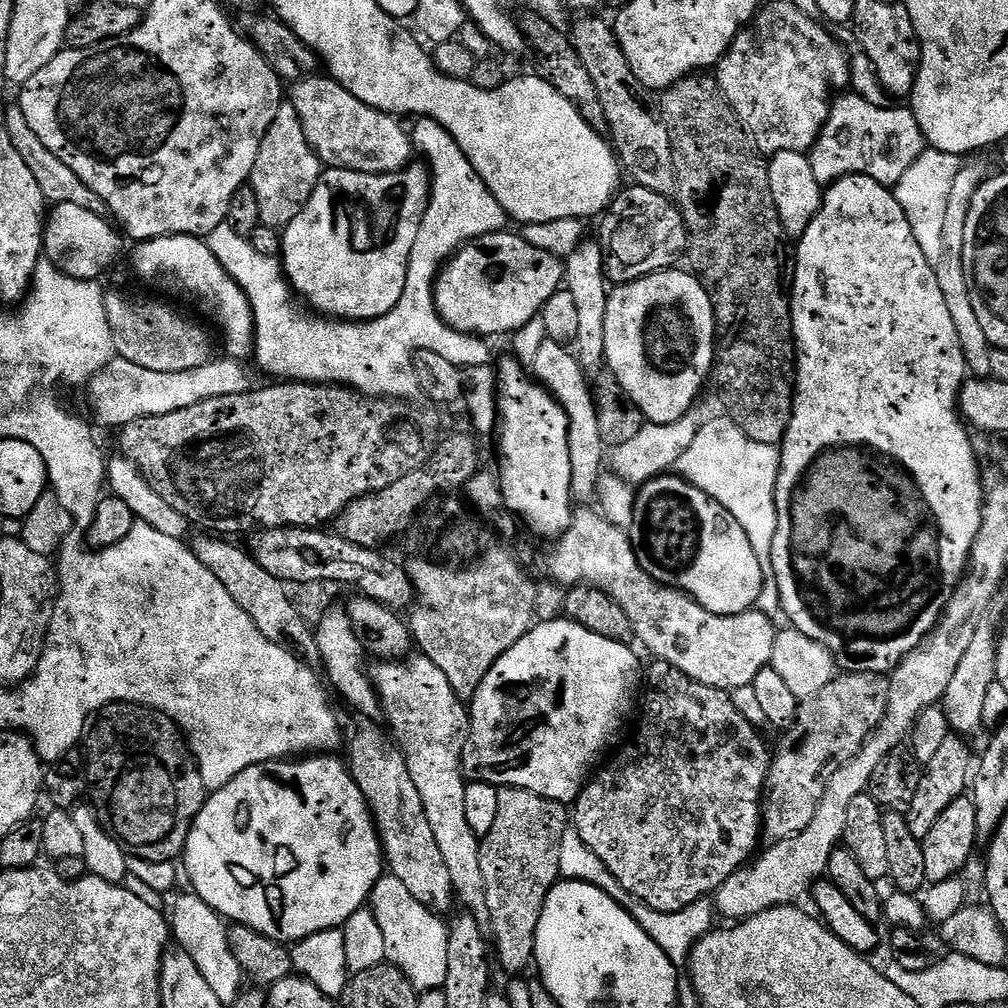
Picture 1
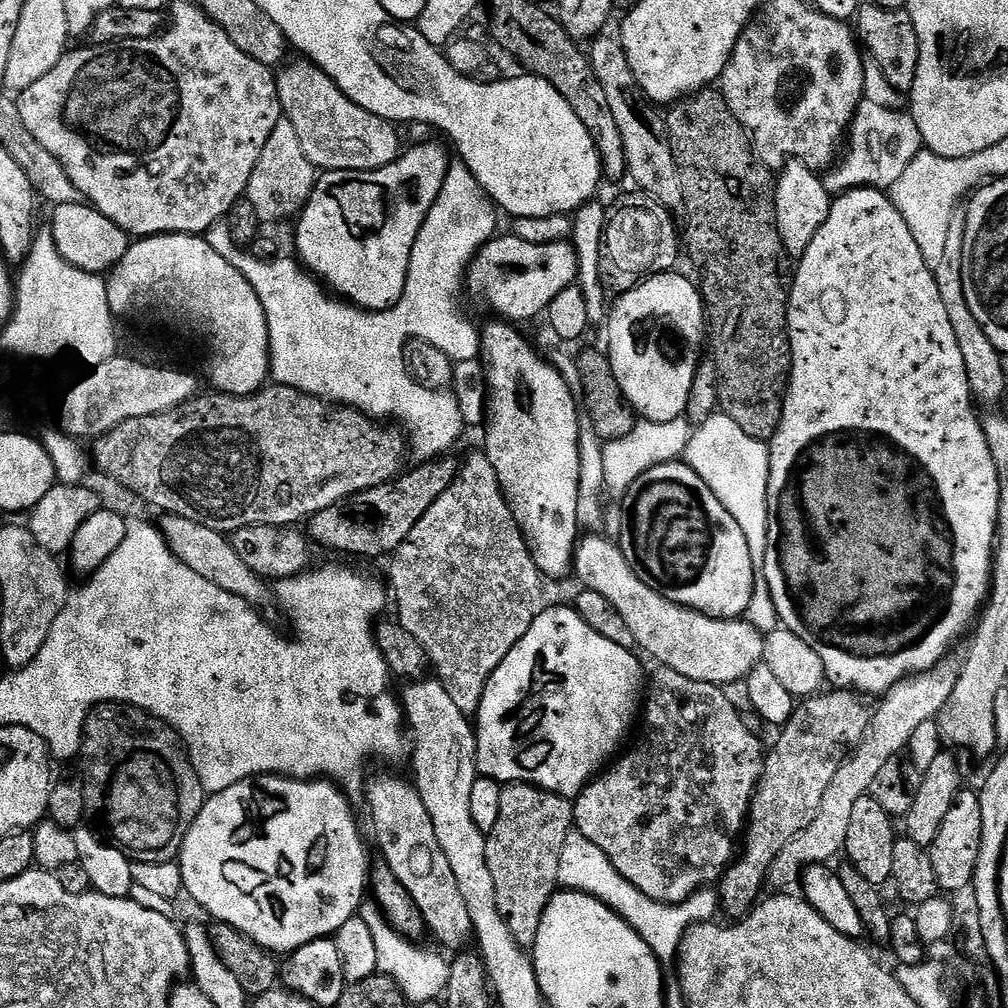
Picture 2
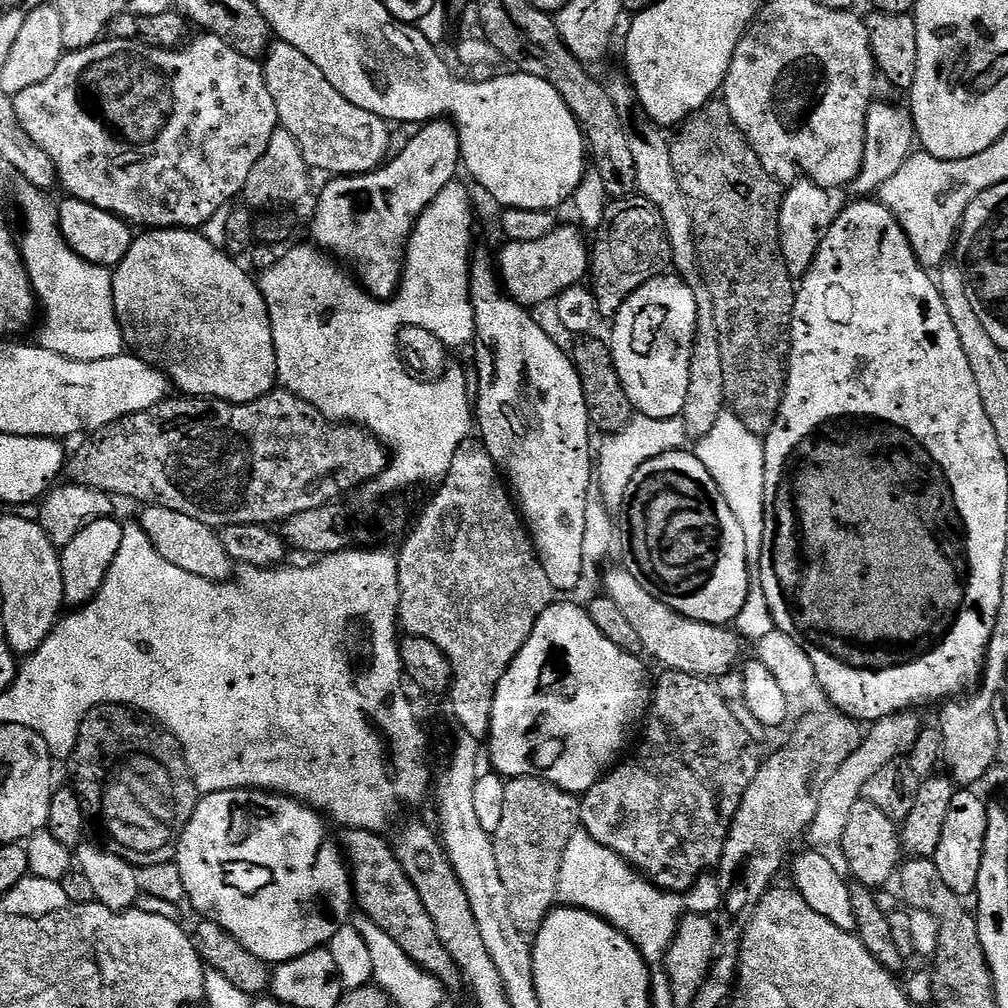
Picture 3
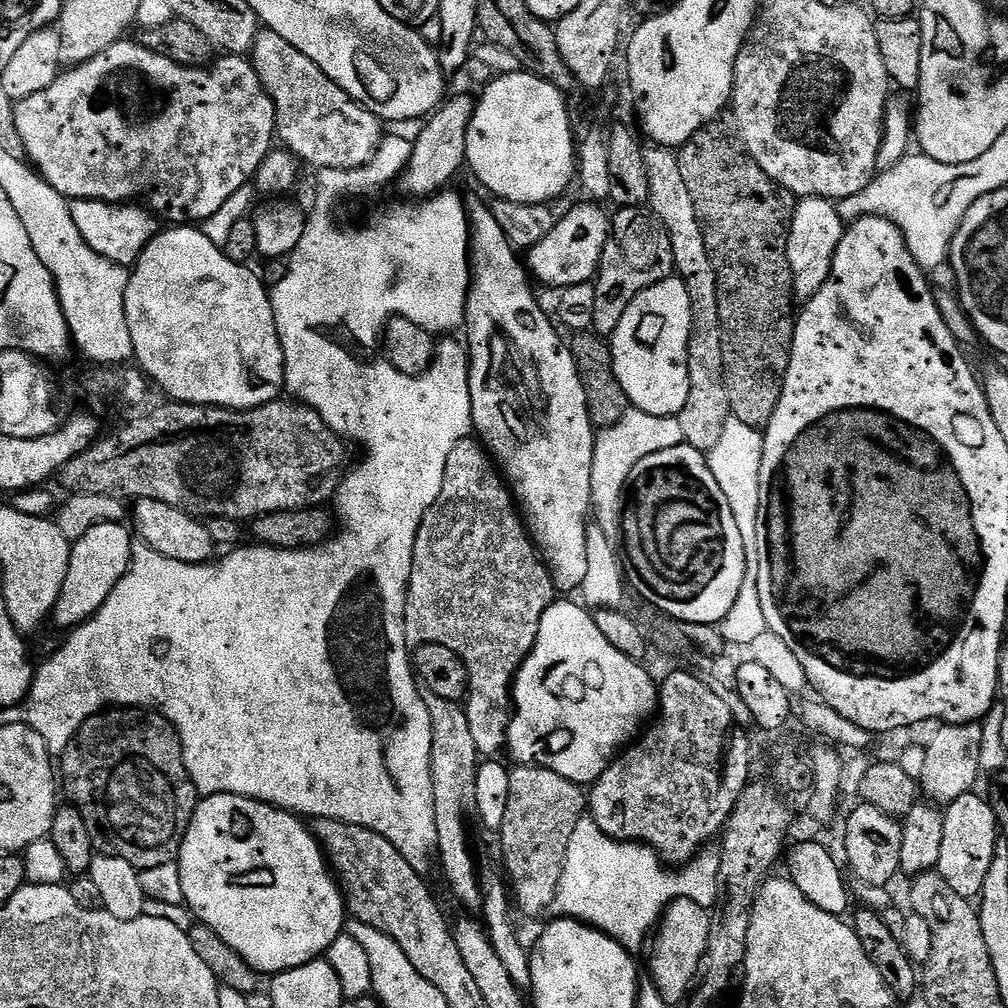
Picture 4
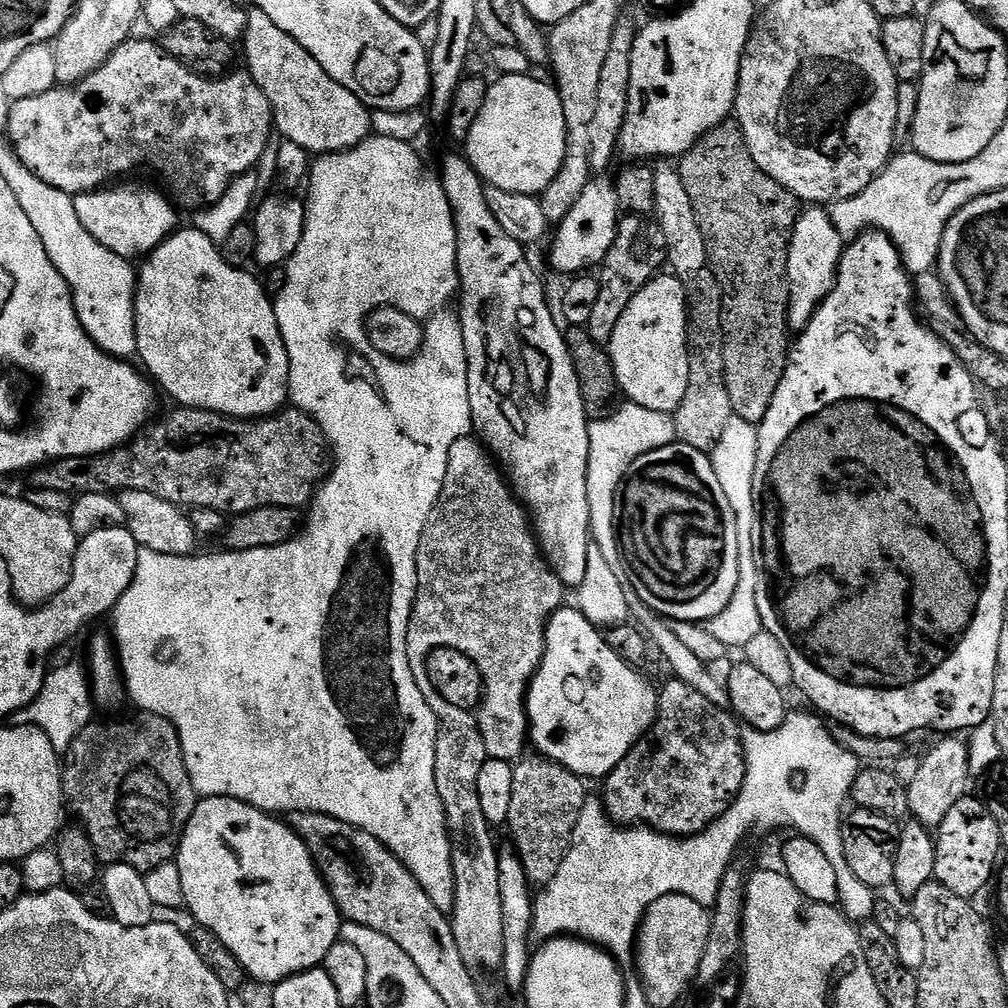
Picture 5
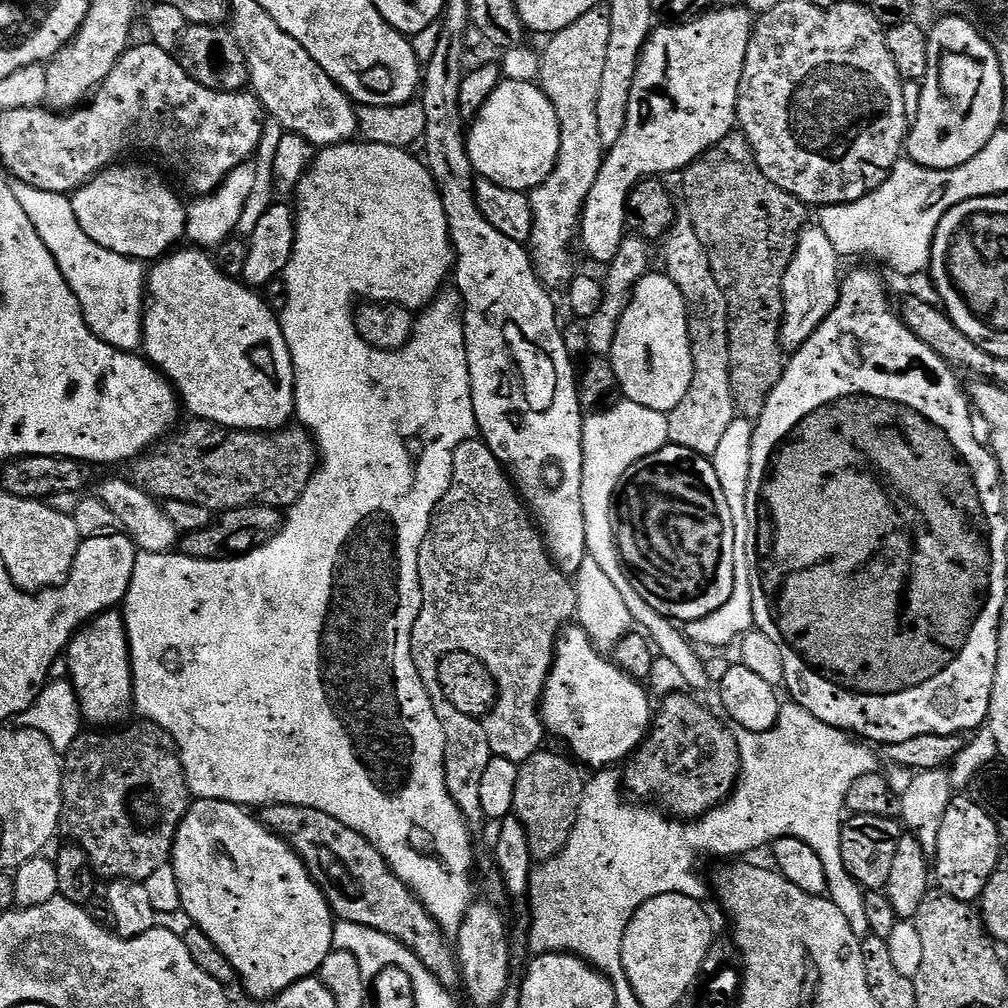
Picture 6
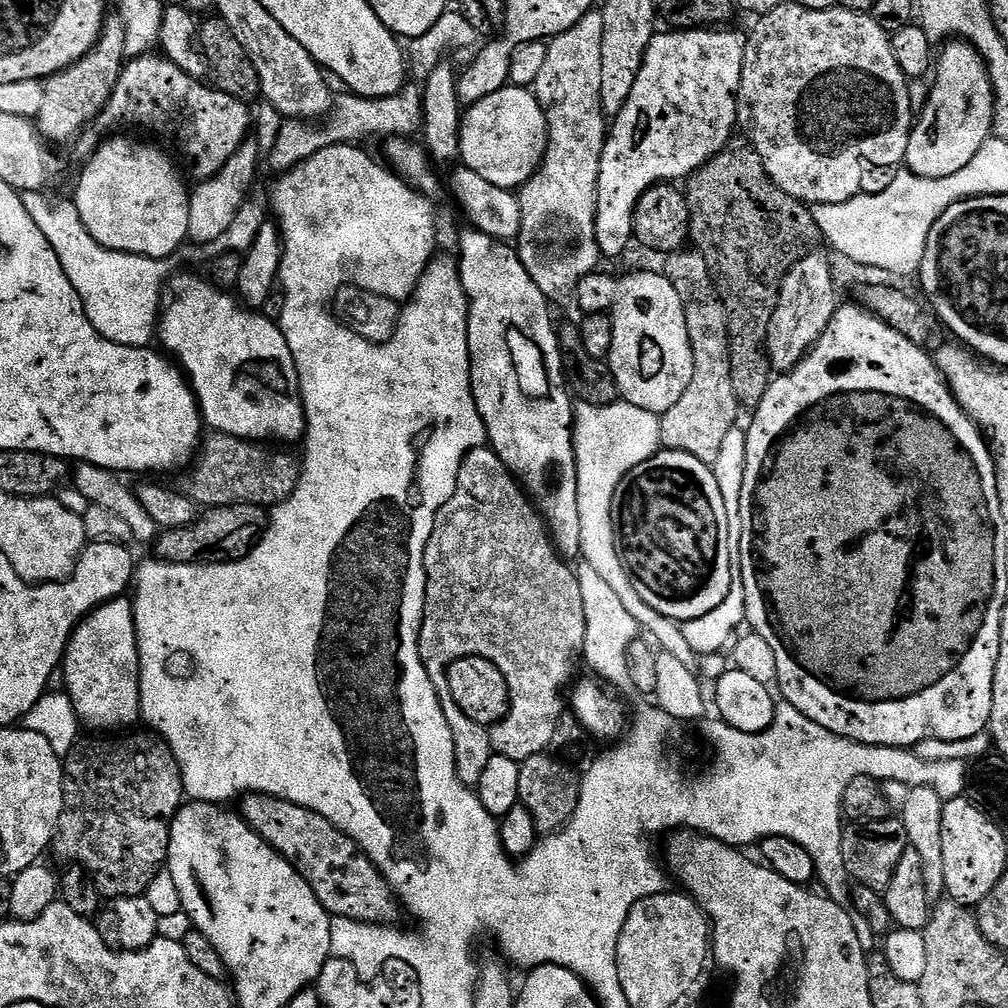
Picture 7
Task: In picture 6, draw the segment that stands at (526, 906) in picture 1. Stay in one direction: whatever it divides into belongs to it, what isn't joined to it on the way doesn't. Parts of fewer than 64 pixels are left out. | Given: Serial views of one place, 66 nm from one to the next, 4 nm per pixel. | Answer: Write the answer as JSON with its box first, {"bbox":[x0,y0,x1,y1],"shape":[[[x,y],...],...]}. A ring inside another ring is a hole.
{"bbox":[514,751,586,862],"shape":[[[548,751],[536,752],[525,764],[519,765],[518,786],[514,786],[514,814],[522,826],[526,826],[530,854],[536,862],[549,860],[566,846],[578,822],[578,810],[582,806],[586,783],[586,776],[579,772],[581,769],[567,755],[559,756]]]}

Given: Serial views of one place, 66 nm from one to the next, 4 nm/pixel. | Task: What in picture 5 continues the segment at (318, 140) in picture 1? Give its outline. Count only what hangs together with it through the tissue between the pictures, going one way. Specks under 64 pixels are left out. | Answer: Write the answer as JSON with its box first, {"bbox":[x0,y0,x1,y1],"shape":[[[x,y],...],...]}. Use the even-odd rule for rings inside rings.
{"bbox":[242,8,373,154],"shape":[[[248,8],[248,28],[244,31],[242,47],[244,60],[248,63],[245,64],[246,70],[252,75],[254,82],[258,82],[262,94],[266,94],[272,107],[275,131],[285,141],[296,143],[309,154],[327,154],[345,152],[368,139],[373,131],[368,107],[354,94],[350,94],[346,86],[334,82],[334,78],[330,78],[330,74],[326,74],[326,70],[322,70],[318,62],[314,62],[310,53],[302,50],[302,46],[298,46],[298,42],[294,42],[294,38],[290,38],[286,30],[278,30],[278,26],[274,26],[274,22],[270,22],[270,18],[262,14],[262,10]]]}

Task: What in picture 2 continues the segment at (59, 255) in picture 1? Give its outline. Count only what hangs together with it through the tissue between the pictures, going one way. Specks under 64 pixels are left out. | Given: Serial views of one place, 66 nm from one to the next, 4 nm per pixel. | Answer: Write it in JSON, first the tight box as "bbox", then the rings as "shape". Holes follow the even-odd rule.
{"bbox":[50,202,130,274],"shape":[[[85,202],[83,204],[57,204],[51,209],[50,227],[54,246],[70,266],[78,270],[86,270],[97,274],[112,271],[120,259],[126,254],[130,243],[128,233],[124,232],[110,218],[106,218],[97,208]]]}

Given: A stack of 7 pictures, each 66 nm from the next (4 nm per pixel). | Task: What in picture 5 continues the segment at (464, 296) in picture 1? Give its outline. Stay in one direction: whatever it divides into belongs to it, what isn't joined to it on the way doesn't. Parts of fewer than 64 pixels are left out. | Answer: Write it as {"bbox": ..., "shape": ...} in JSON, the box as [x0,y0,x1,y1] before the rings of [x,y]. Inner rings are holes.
{"bbox":[552,178,622,278],"shape":[[[593,178],[588,181],[586,190],[582,190],[582,198],[574,202],[570,214],[566,214],[563,220],[559,221],[556,237],[552,240],[552,268],[556,272],[561,272],[564,278],[572,278],[577,274],[587,273],[604,263],[610,254],[610,246],[614,246],[616,237],[616,226],[622,219],[620,203],[616,197],[616,185],[608,178]]]}

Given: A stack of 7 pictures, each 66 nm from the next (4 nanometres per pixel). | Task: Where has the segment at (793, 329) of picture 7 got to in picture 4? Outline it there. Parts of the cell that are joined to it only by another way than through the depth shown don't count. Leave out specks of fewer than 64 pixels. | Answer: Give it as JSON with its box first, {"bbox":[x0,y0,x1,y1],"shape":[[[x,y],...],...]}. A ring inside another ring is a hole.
{"bbox":[788,196,846,301],"shape":[[[821,196],[801,199],[792,212],[792,225],[788,228],[788,261],[792,271],[792,287],[797,301],[809,300],[828,279],[832,270],[834,250],[844,234],[846,221],[840,217],[840,209],[833,201],[823,200]]]}

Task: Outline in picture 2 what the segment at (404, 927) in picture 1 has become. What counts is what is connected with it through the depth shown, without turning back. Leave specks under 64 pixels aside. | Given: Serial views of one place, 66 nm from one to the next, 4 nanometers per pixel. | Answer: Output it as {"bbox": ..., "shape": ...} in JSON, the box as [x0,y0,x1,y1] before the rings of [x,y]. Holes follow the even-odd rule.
{"bbox":[359,906,450,1006],"shape":[[[371,906],[361,907],[359,916],[362,922],[370,929],[370,934],[374,934],[374,946],[378,949],[378,969],[383,975],[394,978],[402,990],[402,994],[407,998],[409,1005],[423,1006],[431,1000],[439,1001],[448,988],[448,979],[450,970],[449,961],[443,960],[436,952],[431,952],[428,948],[419,948],[419,943],[413,942],[409,937],[401,936],[393,928],[380,911],[379,907]]]}

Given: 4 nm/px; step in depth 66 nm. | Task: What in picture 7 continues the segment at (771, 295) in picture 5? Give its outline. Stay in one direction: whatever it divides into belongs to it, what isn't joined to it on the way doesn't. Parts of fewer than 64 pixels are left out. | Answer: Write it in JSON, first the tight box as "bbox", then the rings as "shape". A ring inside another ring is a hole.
{"bbox":[686,134,821,410],"shape":[[[743,134],[733,135],[727,146],[725,146],[720,153],[718,153],[714,158],[707,160],[707,162],[698,169],[698,171],[692,173],[687,184],[688,188],[686,187],[686,195],[688,198],[688,209],[690,210],[690,222],[692,223],[692,227],[690,229],[690,240],[698,249],[700,255],[706,258],[706,266],[710,266],[712,280],[716,283],[716,289],[722,298],[722,302],[726,306],[726,314],[728,315],[728,337],[730,338],[730,382],[734,382],[734,394],[736,395],[737,402],[740,403],[741,409],[755,410],[762,402],[762,398],[766,398],[768,385],[771,384],[774,379],[768,363],[766,345],[768,342],[770,322],[774,318],[776,302],[780,299],[780,287],[782,286],[782,282],[786,278],[788,271],[790,271],[803,256],[807,256],[809,252],[813,251],[813,249],[817,247],[816,240],[819,241],[821,239],[820,231],[812,217],[811,207],[800,200],[796,200],[790,194],[786,194],[786,190],[782,190],[771,178],[768,177],[766,174],[766,166],[762,166],[762,158],[758,154],[758,150],[748,141],[747,136]]]}

